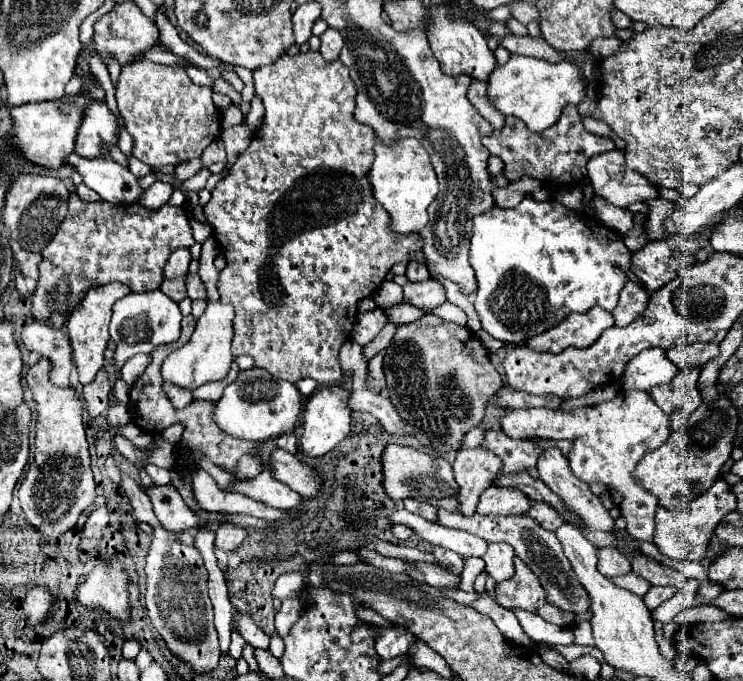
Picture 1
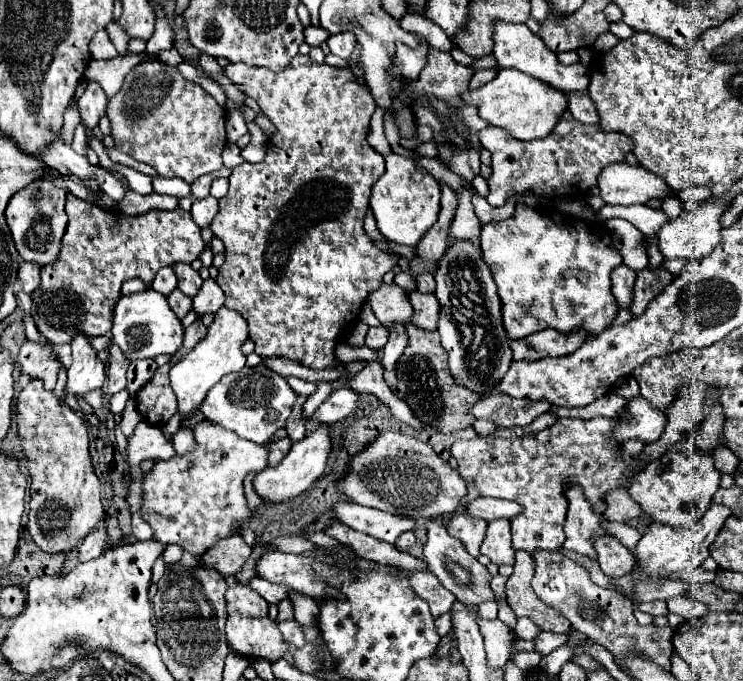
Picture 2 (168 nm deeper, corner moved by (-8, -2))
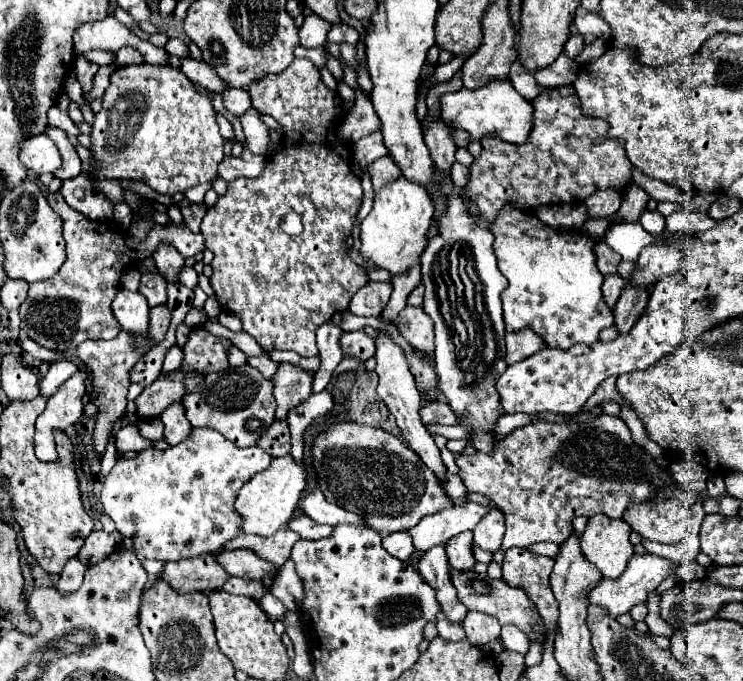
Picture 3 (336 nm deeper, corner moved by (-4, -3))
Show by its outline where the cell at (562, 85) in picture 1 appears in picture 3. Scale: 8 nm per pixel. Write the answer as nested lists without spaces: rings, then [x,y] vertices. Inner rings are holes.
[[[491,80],[483,88],[461,88],[441,96],[441,120],[453,130],[465,130],[469,142],[483,138],[499,138],[509,144],[523,144],[533,128],[533,106],[525,100],[509,80]]]

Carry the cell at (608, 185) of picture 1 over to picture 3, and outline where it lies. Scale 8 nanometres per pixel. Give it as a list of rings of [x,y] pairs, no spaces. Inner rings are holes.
[[[601,190],[601,192],[595,192],[593,196],[585,198],[583,204],[587,208],[589,218],[609,218],[619,210],[621,200],[623,200],[623,196],[619,192]]]

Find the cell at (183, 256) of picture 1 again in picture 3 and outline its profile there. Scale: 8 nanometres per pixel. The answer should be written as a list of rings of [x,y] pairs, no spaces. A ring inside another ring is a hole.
[[[143,274],[141,276],[141,290],[139,292],[147,298],[149,308],[159,306],[159,304],[163,304],[167,300],[165,286],[167,286],[167,282],[159,274]]]

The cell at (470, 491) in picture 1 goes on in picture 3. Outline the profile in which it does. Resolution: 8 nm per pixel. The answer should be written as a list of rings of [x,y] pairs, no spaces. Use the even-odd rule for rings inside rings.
[[[461,532],[447,542],[447,554],[449,554],[451,568],[455,568],[457,572],[469,572],[473,568],[475,558],[473,558],[471,546],[473,546],[471,532]]]

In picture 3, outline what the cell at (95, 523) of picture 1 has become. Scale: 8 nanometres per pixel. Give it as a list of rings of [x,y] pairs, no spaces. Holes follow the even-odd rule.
[[[71,558],[57,582],[57,590],[61,590],[61,594],[71,594],[73,590],[77,590],[83,582],[83,574],[85,574],[85,566],[77,560],[77,558]]]

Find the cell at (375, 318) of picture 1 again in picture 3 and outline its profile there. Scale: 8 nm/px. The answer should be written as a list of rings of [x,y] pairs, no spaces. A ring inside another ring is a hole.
[[[363,330],[343,332],[341,338],[339,338],[339,346],[343,350],[343,356],[357,358],[361,362],[369,360],[375,354],[375,342]]]

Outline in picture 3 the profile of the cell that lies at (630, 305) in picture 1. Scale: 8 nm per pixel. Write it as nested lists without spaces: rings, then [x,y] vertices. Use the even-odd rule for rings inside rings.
[[[597,242],[593,252],[597,254],[597,262],[595,264],[597,264],[601,274],[617,274],[617,264],[619,264],[621,256],[615,250],[611,250],[605,242]]]

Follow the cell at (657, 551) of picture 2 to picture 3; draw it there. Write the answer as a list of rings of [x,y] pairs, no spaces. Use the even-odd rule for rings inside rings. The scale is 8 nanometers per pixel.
[[[635,554],[635,556],[629,560],[629,566],[625,568],[625,572],[623,572],[619,578],[615,578],[615,580],[601,580],[597,586],[593,586],[591,590],[587,590],[585,598],[587,598],[589,604],[601,606],[601,608],[605,608],[605,610],[609,612],[609,616],[617,618],[617,616],[625,614],[625,612],[629,612],[631,606],[643,604],[643,602],[647,600],[649,592],[655,590],[655,588],[661,584],[661,580],[663,580],[673,568],[675,568],[673,562],[669,562],[669,560],[665,560],[665,558],[659,558],[659,556],[655,556],[655,554],[643,554],[643,556],[641,556],[641,554]]]

